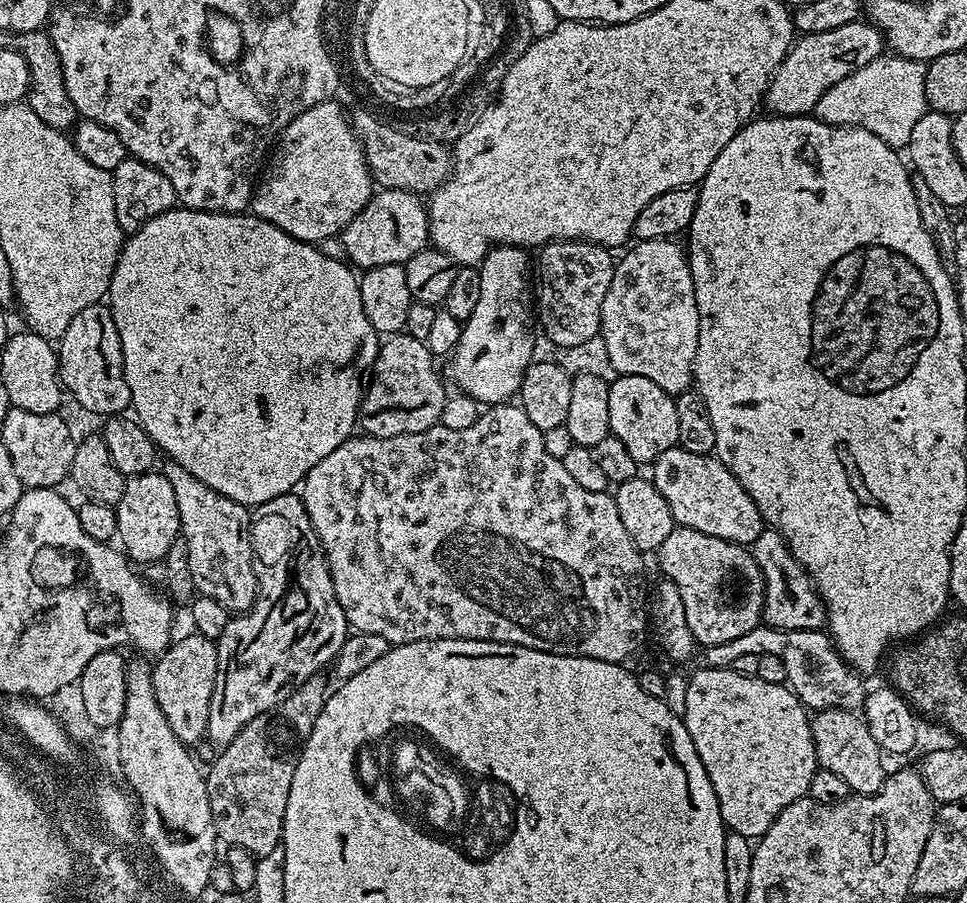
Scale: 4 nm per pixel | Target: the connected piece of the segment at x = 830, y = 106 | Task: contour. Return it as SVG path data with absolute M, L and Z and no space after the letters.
M881 54L877 60L855 68L842 82L834 82L830 90L818 98L814 115L817 120L839 128L861 128L878 134L897 150L907 149L910 133L918 118L929 111L926 98L927 67L919 60L907 60L895 54Z

